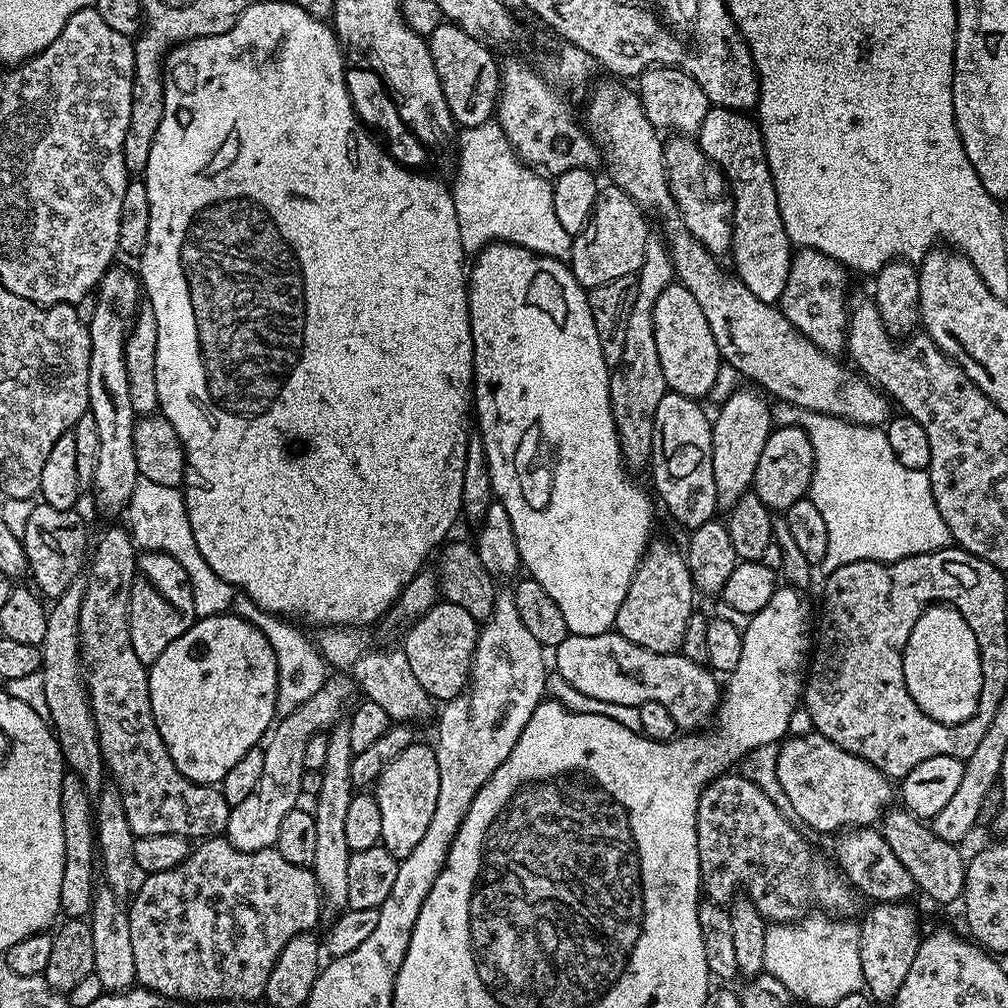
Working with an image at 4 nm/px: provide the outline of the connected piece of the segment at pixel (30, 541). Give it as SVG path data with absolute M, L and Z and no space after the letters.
M37 503L26 523L23 537L24 553L28 559L28 572L35 591L44 598L55 598L63 594L66 586L81 575L90 552L88 528L76 510L54 510L54 506Z

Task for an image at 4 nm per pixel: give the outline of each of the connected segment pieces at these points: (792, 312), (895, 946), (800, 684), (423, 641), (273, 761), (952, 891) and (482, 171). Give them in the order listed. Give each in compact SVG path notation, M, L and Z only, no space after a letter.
M813 248L799 249L793 255L786 290L778 305L780 313L788 319L814 346L823 352L840 354L848 342L849 305L844 305L844 291L848 288L849 269Z
M876 902L865 914L864 921L859 921L864 988L877 1005L887 1005L895 998L898 990L902 990L902 982L906 982L906 974L910 974L910 966L914 966L914 954L920 945L922 931L916 925L916 912L912 906L908 902Z
M791 586L777 587L776 593L758 611L751 613L748 627L743 629L742 658L727 677L722 688L715 724L710 730L712 773L725 775L731 764L739 765L758 746L776 744L789 735L790 714L798 710L804 690L805 672L810 663L810 641L814 636L814 608L804 601L805 593Z
M437 602L431 610L422 614L422 618L418 618L413 624L408 625L403 633L402 647L414 670L414 675L418 677L418 686L422 686L422 690L426 690L426 694L430 694L433 701L450 701L468 687L468 675L472 673L472 659L476 649L477 635L478 622L475 618L466 614L466 610L462 610L462 606L454 606L447 602Z
M329 675L322 690L318 690L314 698L298 706L294 714L283 717L271 729L263 745L262 778L254 794L250 794L250 798L245 798L243 802L231 805L228 814L226 838L238 850L257 852L275 845L282 818L286 818L286 814L290 814L290 810L297 807L302 800L300 787L302 774L306 770L304 767L306 746L315 736L327 733L332 725L341 723L343 716L340 715L344 711L347 713L353 703L352 690L354 692L354 681L351 675Z
M896 807L885 812L882 817L882 833L890 848L894 850L895 857L909 871L922 894L924 892L940 904L948 904L955 899L957 901L963 895L967 868L965 857L960 857L961 849L934 835L925 821L918 819L903 807Z
M490 119L485 124L463 129L459 136L460 157L456 160L456 181L451 181L450 191L454 198L454 210L458 214L458 234L462 238L465 253L479 254L489 244L499 242L517 244L519 248L536 252L540 256L567 261L572 255L574 237L562 230L554 214L551 183L541 173L520 161L499 122Z

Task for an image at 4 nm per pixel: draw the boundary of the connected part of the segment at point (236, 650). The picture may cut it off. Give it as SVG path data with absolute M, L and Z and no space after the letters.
M231 614L205 616L197 619L196 623L190 626L190 630L186 630L186 634L182 634L182 638L174 638L174 642L170 642L170 646L166 646L166 650L162 650L162 654L158 654L156 661L148 668L148 689L158 734L162 734L162 742L166 742L166 750L170 754L170 758L174 758L174 766L195 784L216 786L226 778L226 774L230 774L230 766L235 766L238 758L242 758L242 754L246 754L246 750L257 747L269 735L270 729L277 719L278 662L274 658L274 650L270 646L270 642L266 642L266 634L262 634L262 630L250 626L250 622Z

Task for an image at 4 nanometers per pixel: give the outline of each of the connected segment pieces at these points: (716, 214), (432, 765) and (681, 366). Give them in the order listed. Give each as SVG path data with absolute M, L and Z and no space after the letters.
M672 136L664 143L664 169L667 172L668 189L675 200L683 225L698 238L709 253L727 255L732 247L732 203L727 197L718 202L706 202L708 195L708 159L699 145L688 136Z
M413 742L382 774L377 778L374 785L374 795L378 802L378 810L382 810L382 834L380 835L380 844L388 853L398 862L422 842L422 837L426 835L426 830L430 826L430 818L434 818L434 806L438 803L438 758L436 757L435 747L431 743L420 744Z
M674 282L666 286L666 290L658 294L658 302L654 302L654 343L658 345L658 362L662 362L662 374L671 391L694 401L711 393L722 367L720 351L714 342L714 334L710 334L710 322L706 322L706 314L702 314L702 306L698 306L694 294L690 294L690 290L686 290L682 283Z

